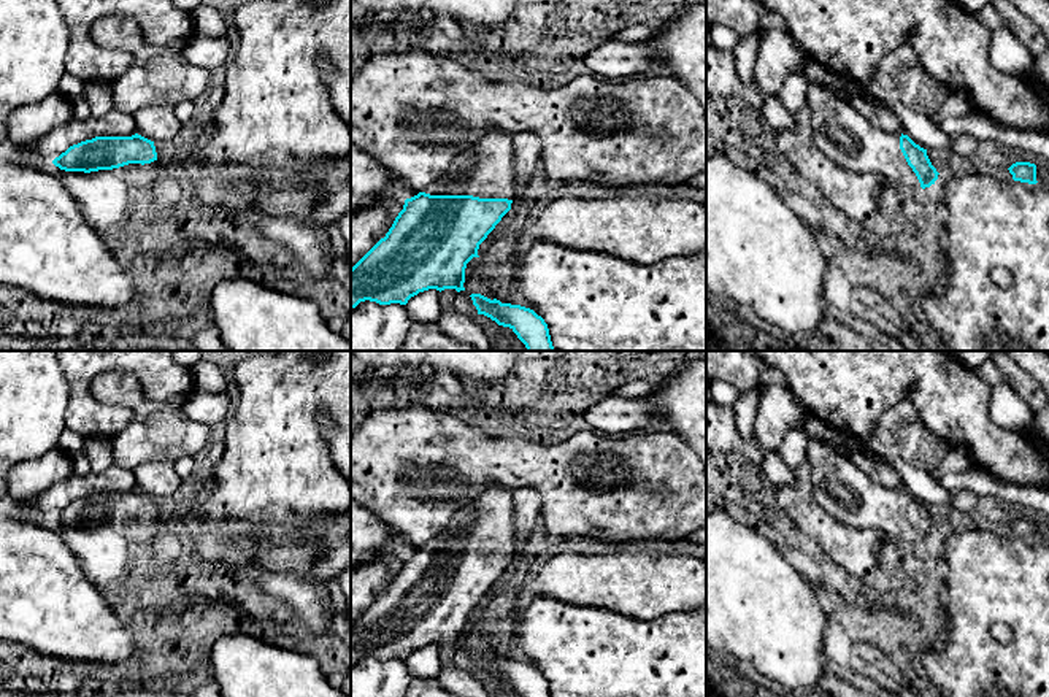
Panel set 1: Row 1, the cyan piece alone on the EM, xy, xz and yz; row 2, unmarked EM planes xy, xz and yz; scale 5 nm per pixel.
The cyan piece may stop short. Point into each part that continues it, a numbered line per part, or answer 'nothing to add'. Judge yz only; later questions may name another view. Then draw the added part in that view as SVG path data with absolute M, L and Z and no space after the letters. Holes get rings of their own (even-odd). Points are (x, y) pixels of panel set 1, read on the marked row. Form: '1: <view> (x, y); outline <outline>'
1: yz (838, 129); outline M809 86L806 106L811 111L813 140L824 156L844 170L889 178L905 195L922 191L900 149L900 133L873 127L849 102Z

